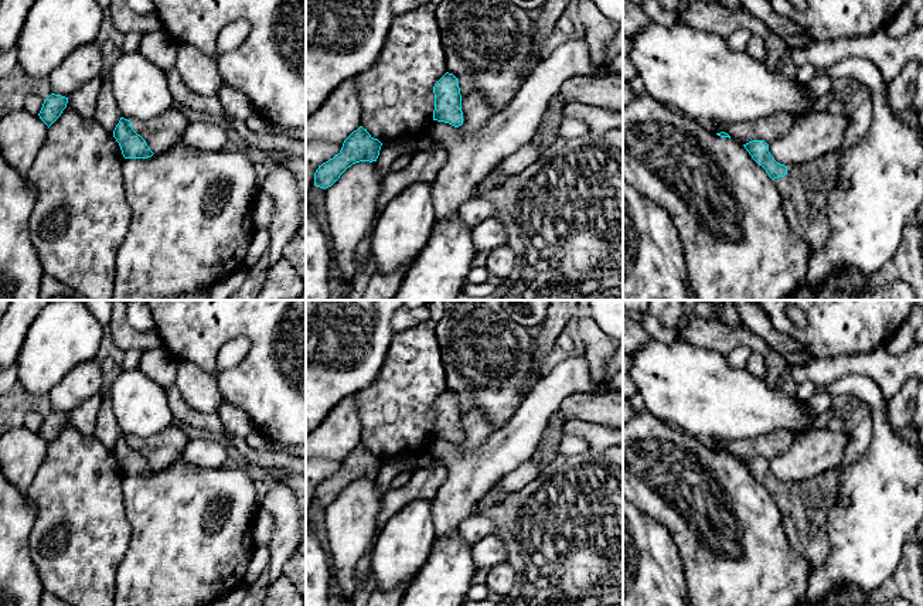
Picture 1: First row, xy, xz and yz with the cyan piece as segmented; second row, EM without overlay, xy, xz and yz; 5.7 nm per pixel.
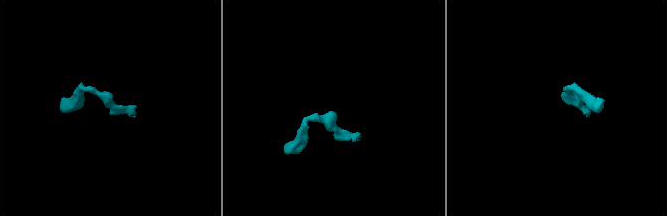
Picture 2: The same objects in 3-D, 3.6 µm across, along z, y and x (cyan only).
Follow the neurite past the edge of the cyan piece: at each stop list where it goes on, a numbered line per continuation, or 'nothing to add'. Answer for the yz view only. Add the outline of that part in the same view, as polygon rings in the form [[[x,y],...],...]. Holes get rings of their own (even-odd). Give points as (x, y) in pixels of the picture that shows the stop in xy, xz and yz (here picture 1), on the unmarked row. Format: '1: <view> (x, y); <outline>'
1: yz (804, 506); [[[839,470],[787,483],[787,491],[773,497],[791,547],[813,568],[821,566],[830,554],[827,514],[835,503]]]

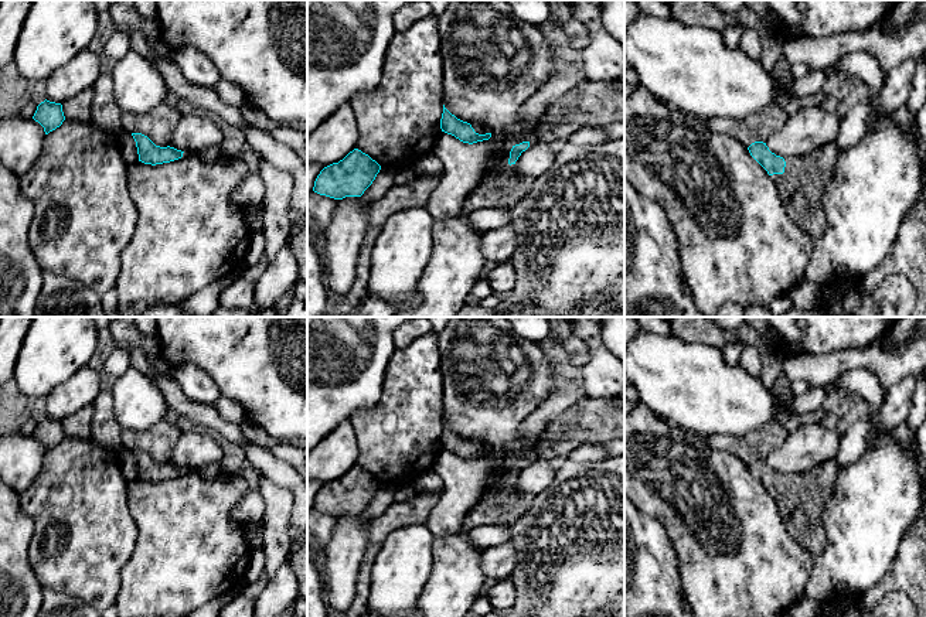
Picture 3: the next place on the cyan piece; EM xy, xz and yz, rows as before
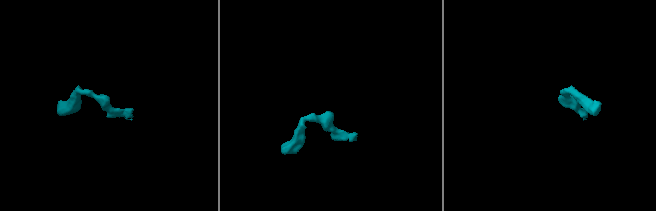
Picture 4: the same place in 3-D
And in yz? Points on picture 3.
1: yz (802, 503); [[[830,460],[808,473],[784,474],[784,490],[770,492],[790,535],[814,559],[825,549],[823,514],[833,495],[837,473],[835,460]]]

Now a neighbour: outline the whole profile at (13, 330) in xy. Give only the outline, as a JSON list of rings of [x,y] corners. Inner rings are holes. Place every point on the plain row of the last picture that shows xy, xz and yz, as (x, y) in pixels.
[[[0,317],[0,386],[13,379],[23,340],[35,317]]]

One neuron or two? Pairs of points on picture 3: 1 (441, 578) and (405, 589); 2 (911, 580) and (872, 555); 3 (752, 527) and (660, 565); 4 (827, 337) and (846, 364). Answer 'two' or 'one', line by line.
1: two
2: two
3: two
4: two

